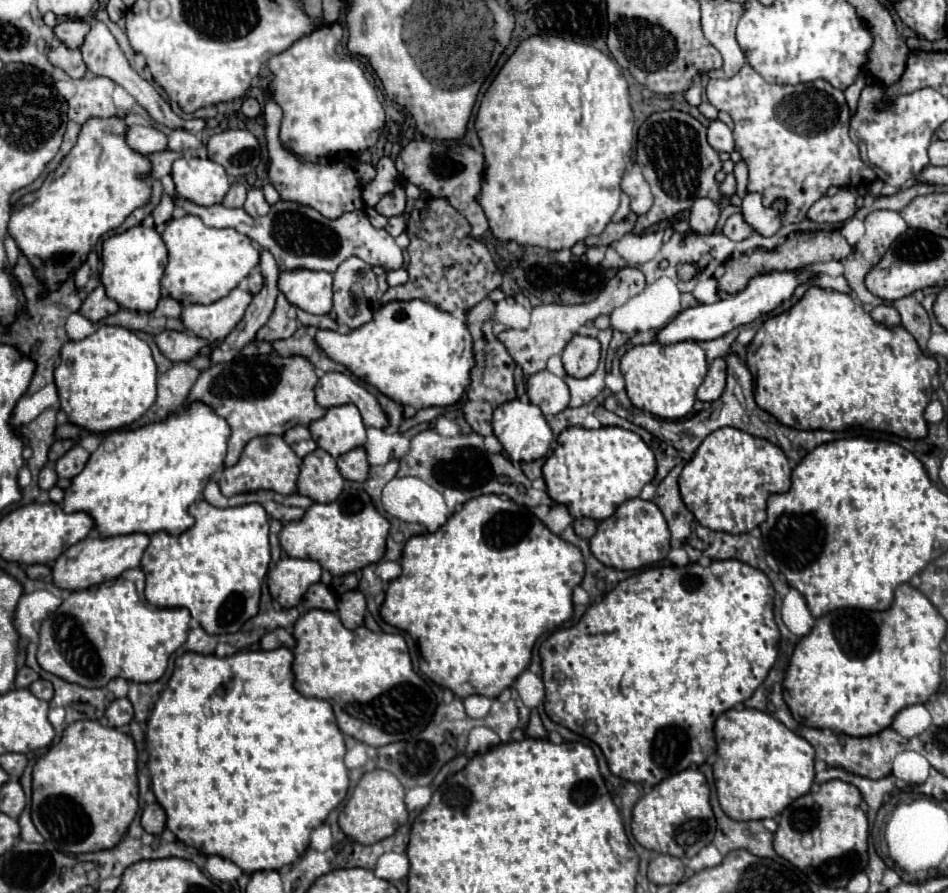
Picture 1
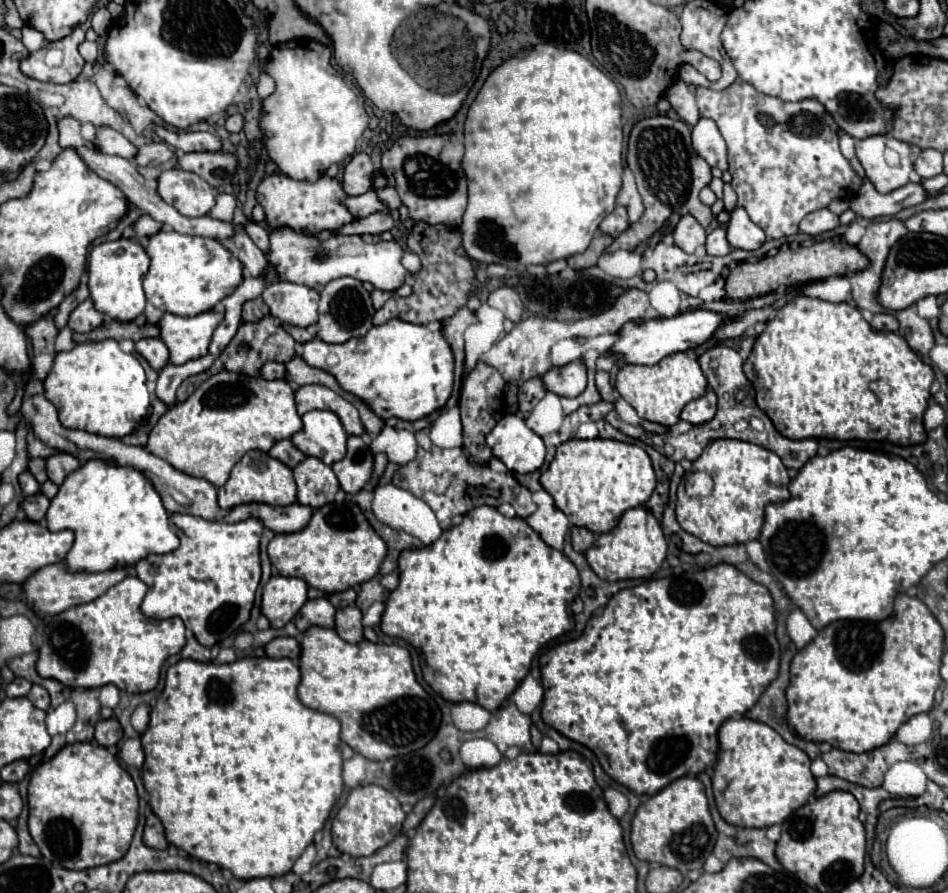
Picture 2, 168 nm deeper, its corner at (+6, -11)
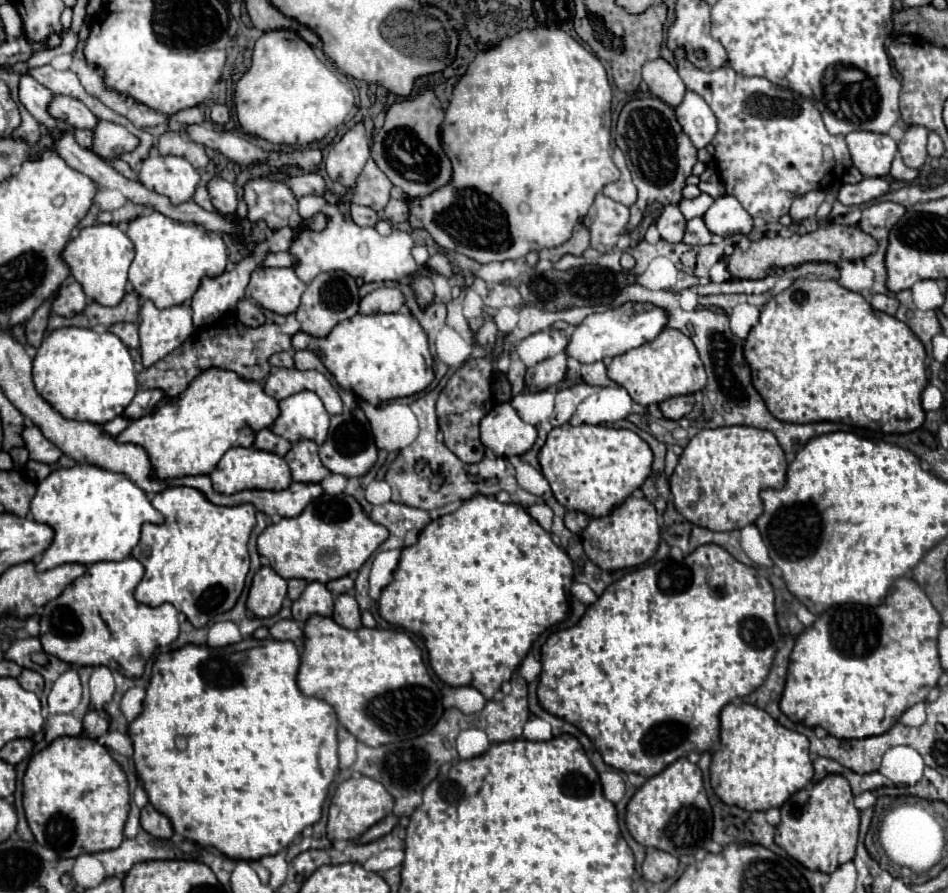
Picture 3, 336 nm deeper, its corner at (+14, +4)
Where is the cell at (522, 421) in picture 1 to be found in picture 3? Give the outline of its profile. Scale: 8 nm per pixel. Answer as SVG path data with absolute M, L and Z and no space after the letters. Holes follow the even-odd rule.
M502 403L482 419L480 441L498 457L524 455L536 441L536 427L526 425L510 403Z

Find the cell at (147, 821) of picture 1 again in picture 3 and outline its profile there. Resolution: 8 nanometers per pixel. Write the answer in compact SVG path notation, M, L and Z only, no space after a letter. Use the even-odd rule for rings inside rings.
M150 803L142 809L140 823L142 823L144 831L148 831L156 839L170 839L174 835L174 829L172 829L170 819L166 815L158 813Z

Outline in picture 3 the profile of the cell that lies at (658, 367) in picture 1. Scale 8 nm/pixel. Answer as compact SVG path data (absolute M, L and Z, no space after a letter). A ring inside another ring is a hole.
M662 329L656 339L646 341L644 345L630 349L624 355L616 355L608 367L610 379L622 385L630 397L640 405L662 403L670 397L692 395L704 389L706 373L704 365L698 357L698 349L690 337L680 333L678 329Z

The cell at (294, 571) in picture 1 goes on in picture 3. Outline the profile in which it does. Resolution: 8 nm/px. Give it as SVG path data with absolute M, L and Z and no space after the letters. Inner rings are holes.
M262 567L254 575L246 607L258 619L272 617L272 615L276 615L280 611L282 601L286 597L286 589L288 589L288 581L286 579L282 579L278 573L274 573L274 569Z

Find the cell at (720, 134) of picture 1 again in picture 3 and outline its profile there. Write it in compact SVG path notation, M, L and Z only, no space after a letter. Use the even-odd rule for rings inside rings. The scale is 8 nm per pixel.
M686 89L682 103L676 107L676 117L696 149L706 147L718 131L716 115L710 105L690 89Z

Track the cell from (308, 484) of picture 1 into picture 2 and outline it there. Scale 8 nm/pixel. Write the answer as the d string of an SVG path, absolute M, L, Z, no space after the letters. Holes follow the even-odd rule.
M306 458L294 468L294 480L298 484L298 502L314 510L330 504L340 490L336 474L330 466L318 458Z

